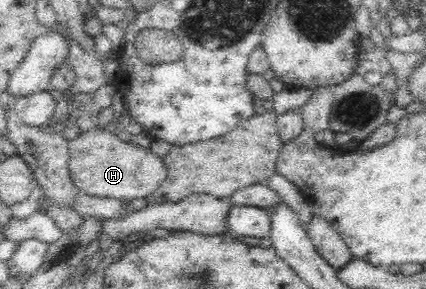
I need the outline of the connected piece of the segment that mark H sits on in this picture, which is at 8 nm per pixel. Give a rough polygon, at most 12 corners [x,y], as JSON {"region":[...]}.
{"region":[[91,128],[68,144],[91,196],[139,205],[167,178],[156,153]]}

